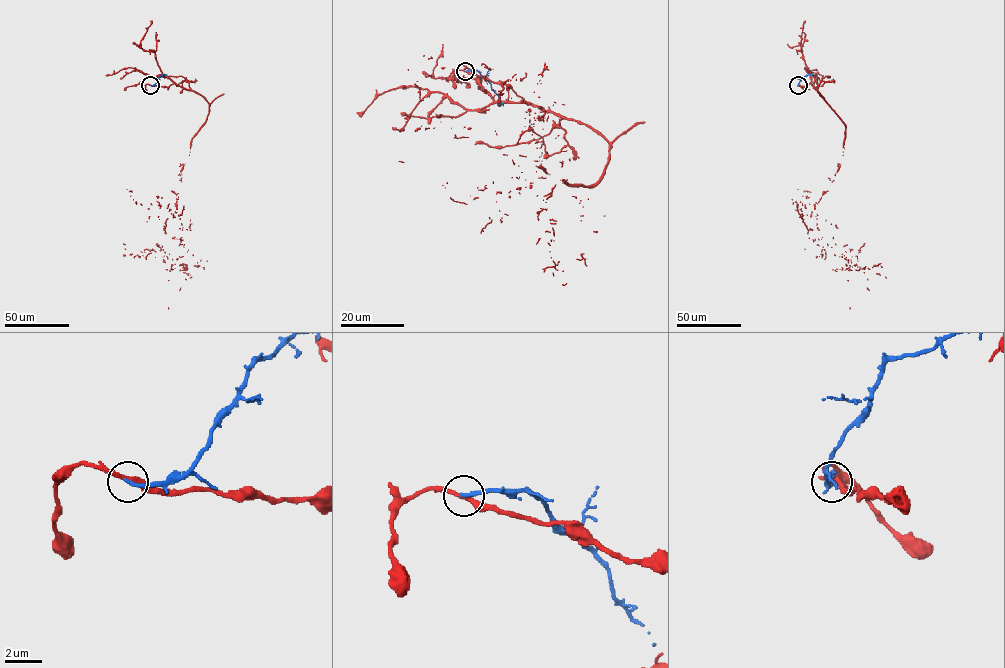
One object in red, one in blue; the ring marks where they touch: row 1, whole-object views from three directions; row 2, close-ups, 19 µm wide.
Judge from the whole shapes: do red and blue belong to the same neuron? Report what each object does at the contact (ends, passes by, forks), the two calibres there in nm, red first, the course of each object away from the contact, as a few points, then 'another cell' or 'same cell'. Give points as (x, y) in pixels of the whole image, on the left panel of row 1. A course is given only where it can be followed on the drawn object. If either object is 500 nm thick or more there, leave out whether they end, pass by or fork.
red passes by | blue ends | 260/200 nm | red via (150, 85), (174, 83), (209, 104), (175, 203), (183, 247), (175, 264), (187, 265), (190, 277) | blue via (150, 85), (160, 76), (167, 76) | another cell

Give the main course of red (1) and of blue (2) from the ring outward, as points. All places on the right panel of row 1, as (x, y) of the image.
1: (798, 85), (810, 83), (845, 128), (838, 169), (812, 212), (821, 239), (848, 270), (878, 264), (886, 277)
2: (798, 85), (803, 76), (811, 76)

